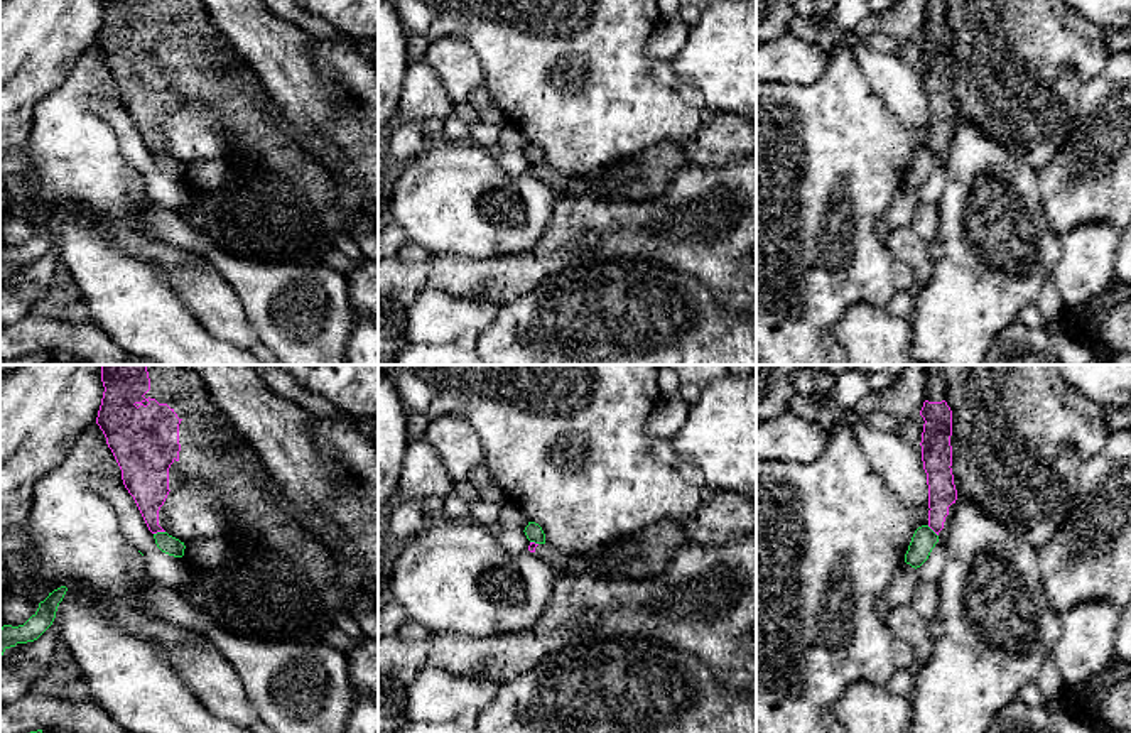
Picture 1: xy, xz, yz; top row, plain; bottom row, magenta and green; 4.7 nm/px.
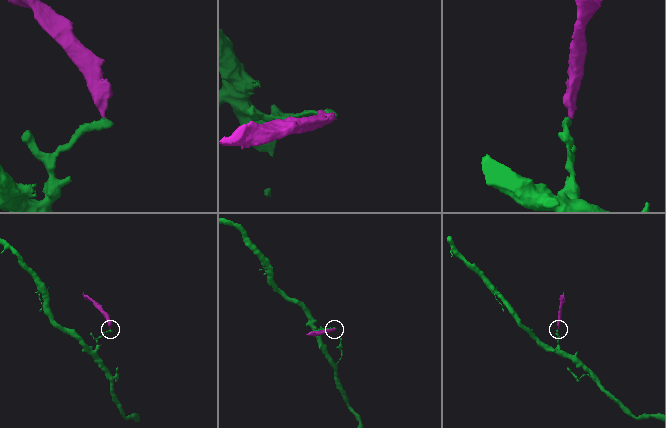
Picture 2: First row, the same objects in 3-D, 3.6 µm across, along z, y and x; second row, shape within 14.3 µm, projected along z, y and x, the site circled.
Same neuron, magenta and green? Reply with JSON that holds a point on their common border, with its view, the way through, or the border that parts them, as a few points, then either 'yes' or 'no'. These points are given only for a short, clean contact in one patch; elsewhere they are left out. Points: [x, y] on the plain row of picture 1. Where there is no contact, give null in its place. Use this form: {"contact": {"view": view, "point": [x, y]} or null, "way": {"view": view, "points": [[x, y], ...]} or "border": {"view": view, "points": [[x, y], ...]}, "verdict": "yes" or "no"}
{"contact": {"view": "xy", "point": [159, 152]}, "border": {"view": "xy", "points": [[164, 152], [154, 156]]}, "verdict": "no"}

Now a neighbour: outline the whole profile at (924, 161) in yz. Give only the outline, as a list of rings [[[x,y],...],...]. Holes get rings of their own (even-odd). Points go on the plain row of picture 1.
[[[928,147],[918,149],[905,176],[905,184],[915,191],[920,189],[928,181],[937,164],[939,157]]]

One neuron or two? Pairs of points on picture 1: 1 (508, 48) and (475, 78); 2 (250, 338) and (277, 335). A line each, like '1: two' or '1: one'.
1: two
2: two

